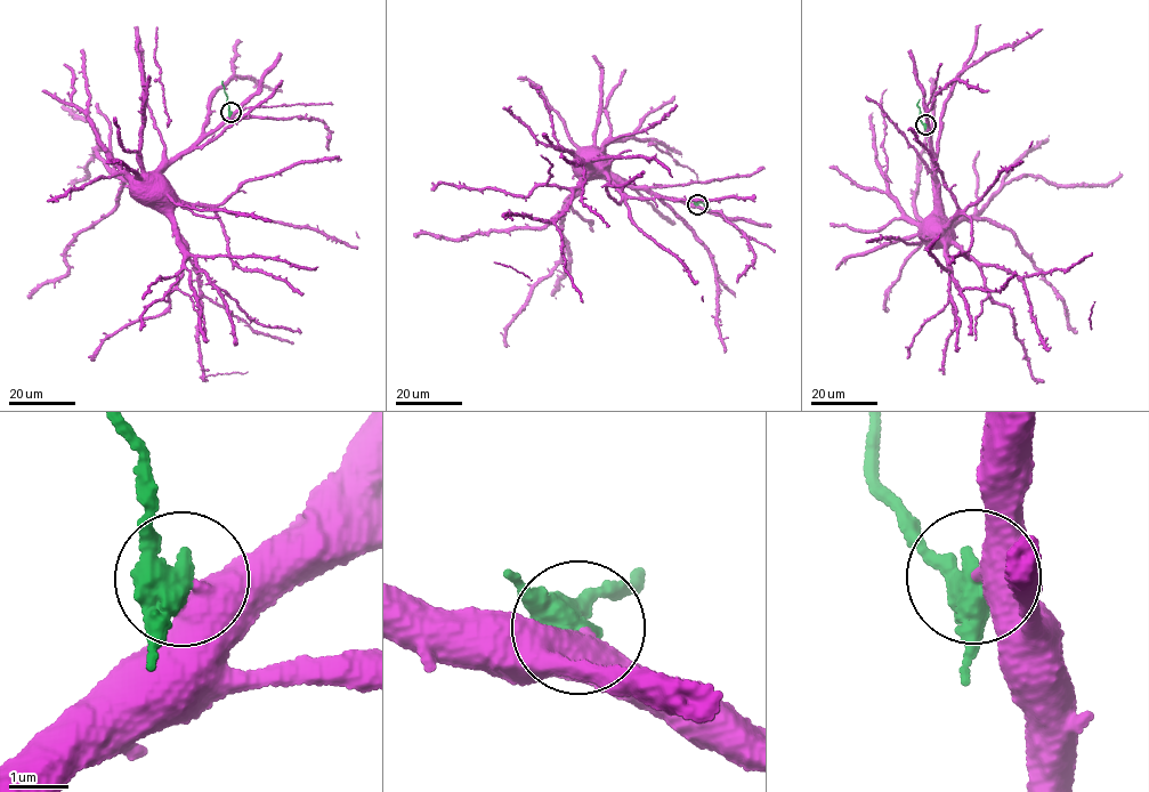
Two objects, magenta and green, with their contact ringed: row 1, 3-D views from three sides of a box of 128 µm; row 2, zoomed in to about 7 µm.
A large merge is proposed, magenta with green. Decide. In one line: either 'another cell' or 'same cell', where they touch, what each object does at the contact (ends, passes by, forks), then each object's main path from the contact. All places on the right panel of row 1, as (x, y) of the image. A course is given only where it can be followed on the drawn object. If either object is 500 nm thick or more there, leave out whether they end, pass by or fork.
another cell | (925, 124) | magenta via (925, 124), (937, 156), (938, 194), (943, 203), (939, 216) | green via (925, 124), (919, 119), (920, 99)

